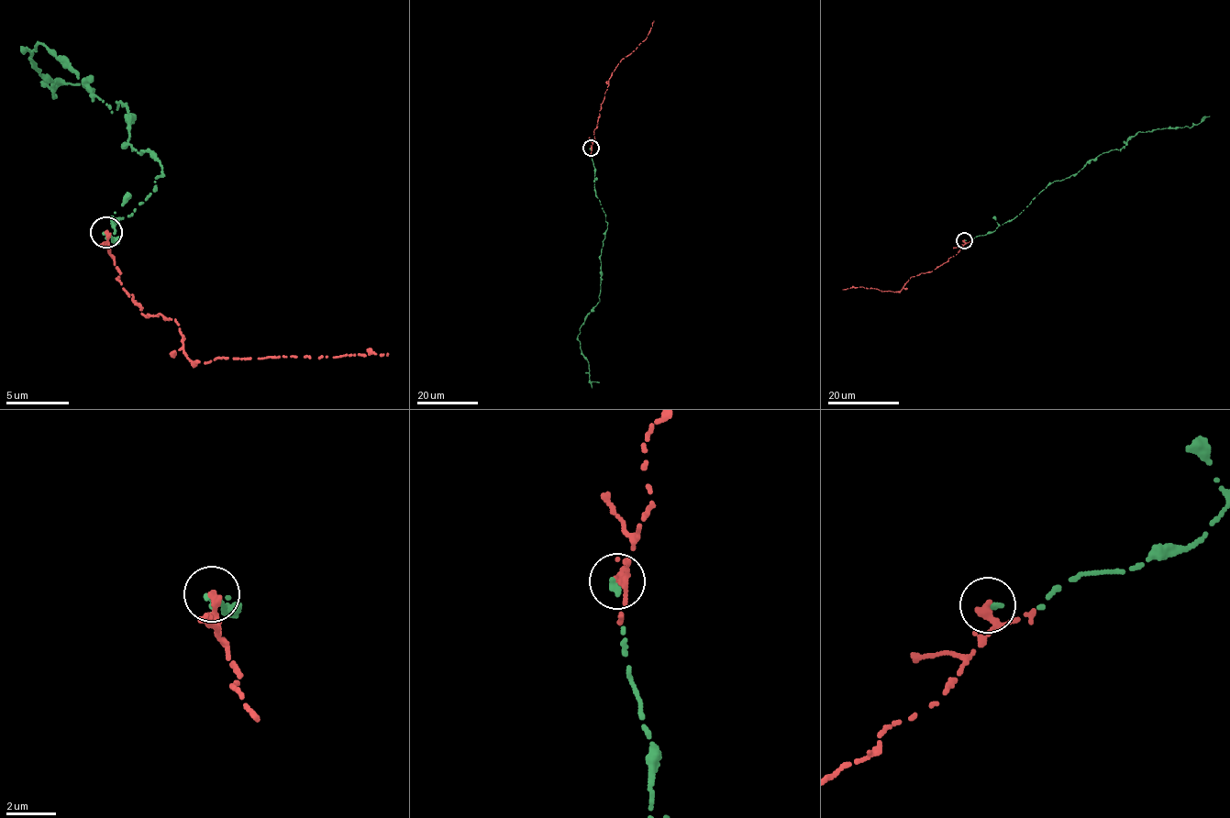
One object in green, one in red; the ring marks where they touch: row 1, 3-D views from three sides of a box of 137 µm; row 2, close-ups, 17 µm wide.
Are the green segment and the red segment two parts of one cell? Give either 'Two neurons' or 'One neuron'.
One neuron

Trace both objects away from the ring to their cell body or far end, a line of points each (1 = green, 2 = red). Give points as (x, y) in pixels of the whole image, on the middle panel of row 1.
1: (591, 149), (593, 185), (607, 225), (600, 258), (600, 301), (580, 326), (577, 338), (589, 378), (599, 382)
2: (591, 149), (612, 73), (617, 63), (647, 37), (654, 20)

